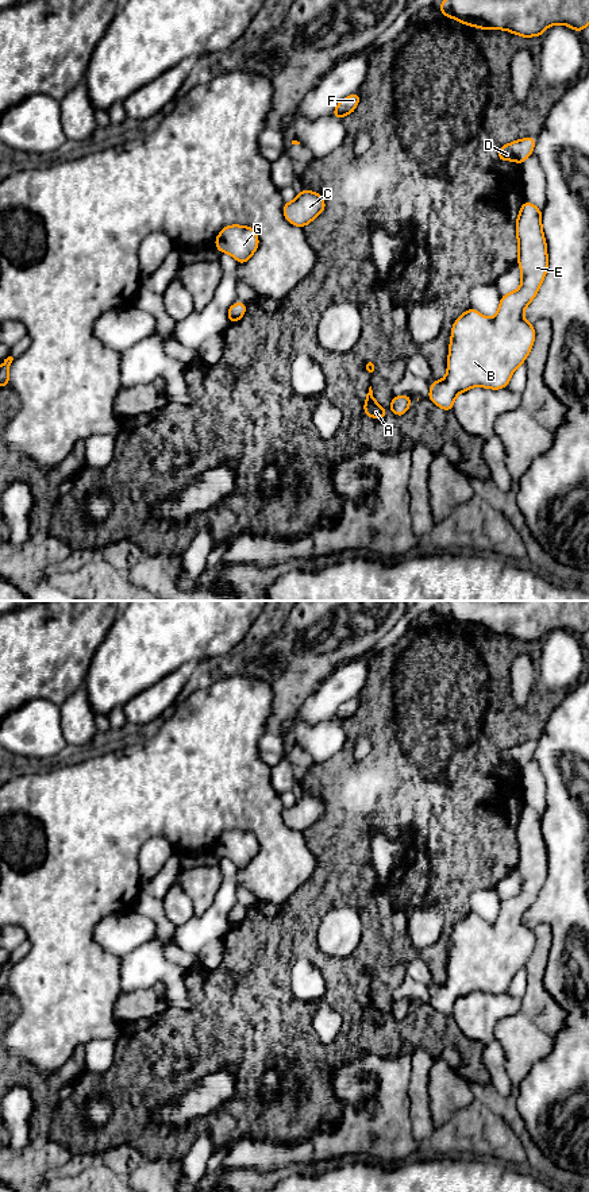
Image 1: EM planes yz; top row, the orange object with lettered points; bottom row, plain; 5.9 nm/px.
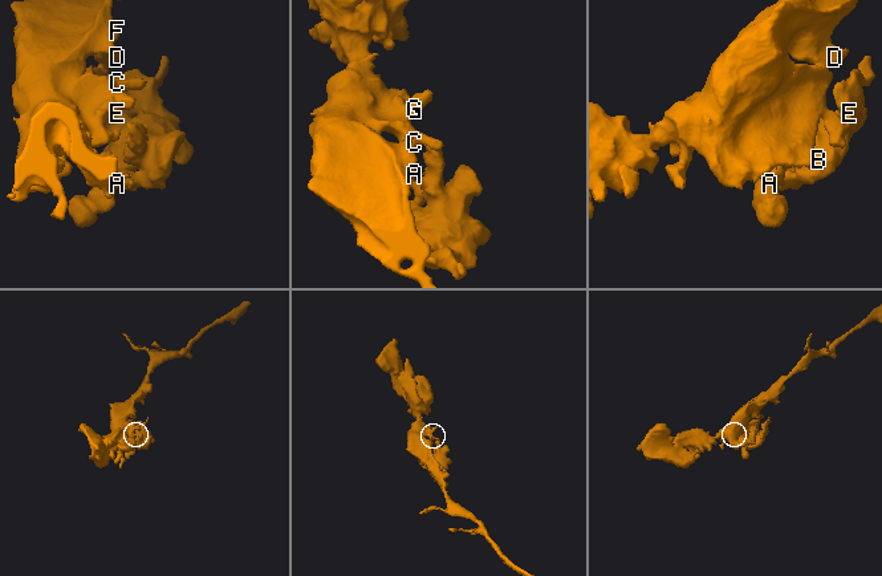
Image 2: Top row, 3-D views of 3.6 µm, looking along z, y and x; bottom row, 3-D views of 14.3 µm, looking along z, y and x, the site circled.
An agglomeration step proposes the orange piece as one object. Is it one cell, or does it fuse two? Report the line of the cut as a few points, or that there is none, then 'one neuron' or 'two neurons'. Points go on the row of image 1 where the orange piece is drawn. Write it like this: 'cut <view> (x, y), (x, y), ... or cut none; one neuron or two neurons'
cut none; one neuron

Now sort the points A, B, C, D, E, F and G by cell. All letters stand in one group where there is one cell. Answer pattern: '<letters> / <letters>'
A B C D E F G

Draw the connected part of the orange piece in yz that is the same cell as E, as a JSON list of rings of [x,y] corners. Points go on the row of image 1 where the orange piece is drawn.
[[[526,200],[516,219],[517,265],[521,270],[520,289],[501,296],[498,310],[493,319],[488,319],[469,306],[454,321],[449,346],[447,374],[442,381],[434,379],[431,382],[430,393],[426,397],[440,409],[451,412],[455,397],[476,386],[493,390],[505,389],[513,371],[526,362],[535,342],[535,327],[524,320],[523,312],[536,297],[548,266],[542,215],[542,209]]]

